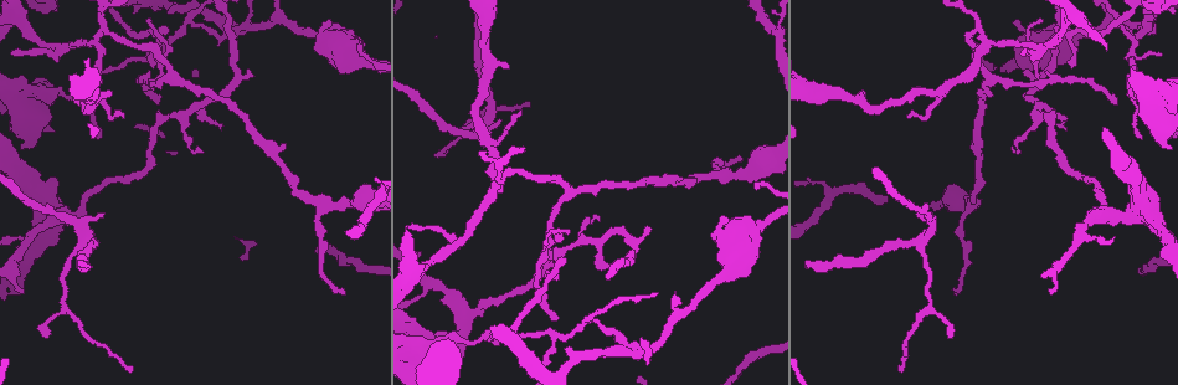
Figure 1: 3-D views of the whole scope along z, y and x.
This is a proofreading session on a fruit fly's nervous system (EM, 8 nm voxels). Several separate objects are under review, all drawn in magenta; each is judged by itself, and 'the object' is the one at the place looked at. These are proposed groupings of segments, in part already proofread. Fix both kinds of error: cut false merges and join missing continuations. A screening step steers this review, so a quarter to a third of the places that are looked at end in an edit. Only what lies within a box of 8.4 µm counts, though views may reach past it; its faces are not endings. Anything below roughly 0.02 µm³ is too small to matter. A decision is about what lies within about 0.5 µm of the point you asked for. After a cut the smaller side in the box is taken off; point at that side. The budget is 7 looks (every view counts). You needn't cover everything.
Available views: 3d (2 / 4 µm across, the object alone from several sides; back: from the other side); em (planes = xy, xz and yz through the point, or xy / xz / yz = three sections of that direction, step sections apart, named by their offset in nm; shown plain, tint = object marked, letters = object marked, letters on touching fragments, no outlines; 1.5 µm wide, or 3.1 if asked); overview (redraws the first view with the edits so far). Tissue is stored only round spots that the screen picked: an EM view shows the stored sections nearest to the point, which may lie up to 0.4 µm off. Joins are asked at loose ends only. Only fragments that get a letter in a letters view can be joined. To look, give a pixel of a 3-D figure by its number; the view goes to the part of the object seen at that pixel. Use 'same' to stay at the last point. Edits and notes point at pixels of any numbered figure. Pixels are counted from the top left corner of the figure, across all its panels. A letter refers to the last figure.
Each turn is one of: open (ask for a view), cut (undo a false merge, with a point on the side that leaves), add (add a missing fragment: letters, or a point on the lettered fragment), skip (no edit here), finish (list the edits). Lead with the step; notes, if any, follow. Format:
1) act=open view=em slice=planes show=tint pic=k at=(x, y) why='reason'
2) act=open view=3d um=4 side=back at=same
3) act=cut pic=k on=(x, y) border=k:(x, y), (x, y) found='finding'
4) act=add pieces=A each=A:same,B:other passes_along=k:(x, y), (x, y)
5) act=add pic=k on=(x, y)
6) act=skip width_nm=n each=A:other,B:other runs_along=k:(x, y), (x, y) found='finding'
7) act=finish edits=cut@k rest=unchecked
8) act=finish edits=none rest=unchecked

act=open view=em slice=xz step=8 show=tint pic=1 at=(907, 117) why='free end'

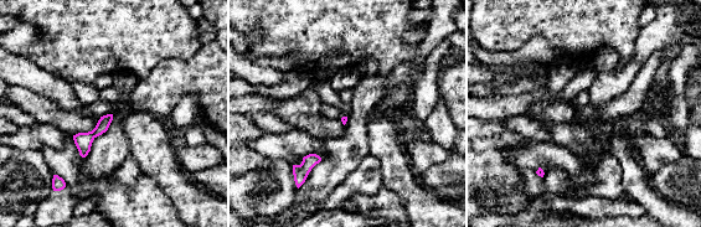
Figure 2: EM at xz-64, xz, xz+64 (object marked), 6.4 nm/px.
act=open view=em slice=planes show=letters at=same

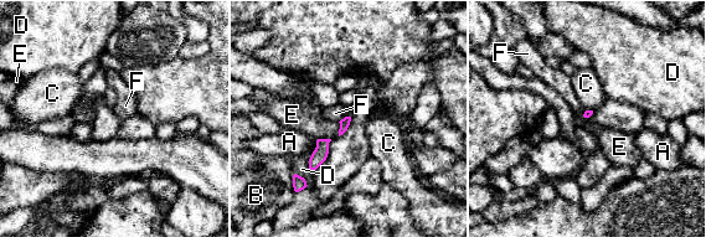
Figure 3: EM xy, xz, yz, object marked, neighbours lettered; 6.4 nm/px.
act=skip each=A:other,B:other,C:other,D:other,E:other,F:other border=3:(346, 116), (339, 122) found='none of them fits'

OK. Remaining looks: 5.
act=open view=em slice=xz step=8 show=letters pic=1 at=(483, 40)

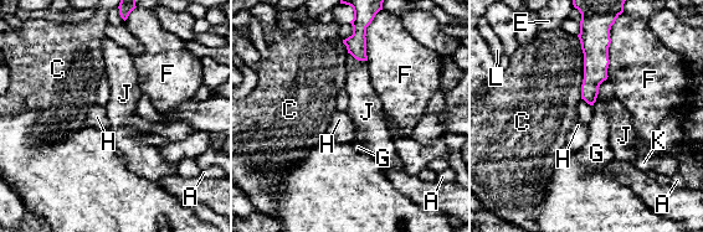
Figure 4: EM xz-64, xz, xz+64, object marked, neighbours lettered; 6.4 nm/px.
act=open view=em slice=planes show=letters at=same

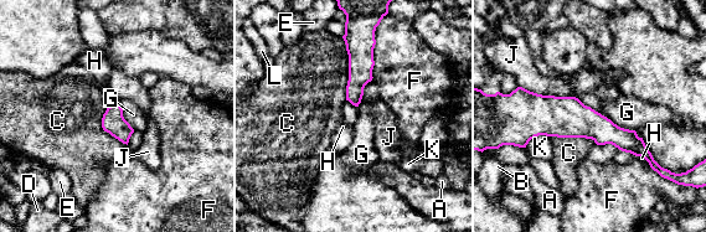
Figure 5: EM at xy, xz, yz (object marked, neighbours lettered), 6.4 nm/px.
act=skip longest_contact=F:420nm each=A:other,B:other,C:other,D:other,E:other,F:other,G:other,H:other,J:other,K:other,L:other found='one neuron here'

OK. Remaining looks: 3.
act=open view=em slice=planes show=letters pic=1 at=(984, 40) why='sharp bend'

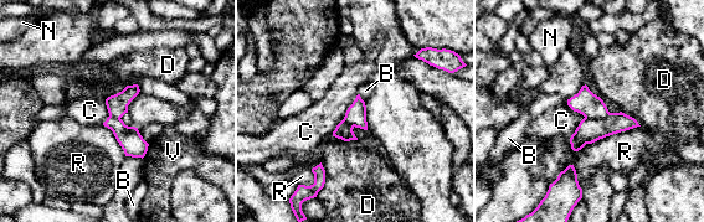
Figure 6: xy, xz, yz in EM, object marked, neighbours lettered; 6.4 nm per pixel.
act=cut pic=6 on=(585, 102) each=B:other,C:other,D:other,N:other,R:other,V:other border=6:(610, 113), (601, 118), (585, 118) found='two neurons meet here'

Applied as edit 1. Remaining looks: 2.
act=finish edits=cut@6 rest=unchecked

